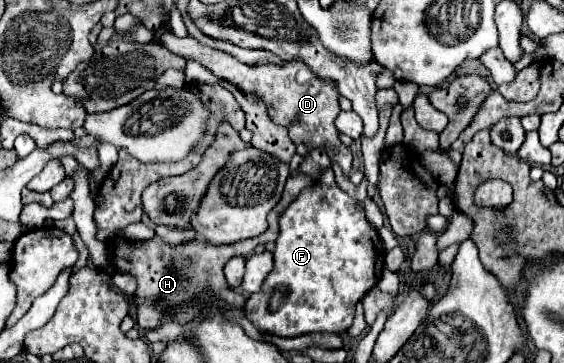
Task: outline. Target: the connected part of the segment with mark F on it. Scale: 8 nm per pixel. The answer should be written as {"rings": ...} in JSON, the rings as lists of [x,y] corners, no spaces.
{"rings":[[[331,167],[321,169],[313,185],[305,187],[279,215],[273,271],[261,291],[247,299],[247,319],[257,329],[279,337],[346,332],[357,301],[377,285],[383,259],[385,247],[377,229],[367,221],[363,203],[337,187]]]}

